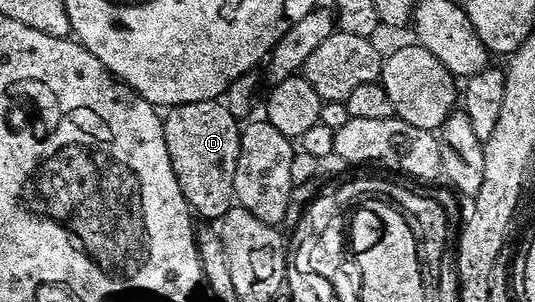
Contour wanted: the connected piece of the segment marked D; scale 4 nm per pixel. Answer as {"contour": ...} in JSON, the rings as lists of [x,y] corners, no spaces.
{"contour":[[[219,99],[171,105],[162,119],[166,154],[170,154],[174,178],[178,178],[189,209],[197,217],[219,221],[234,206],[234,166],[240,153],[241,125]]]}

